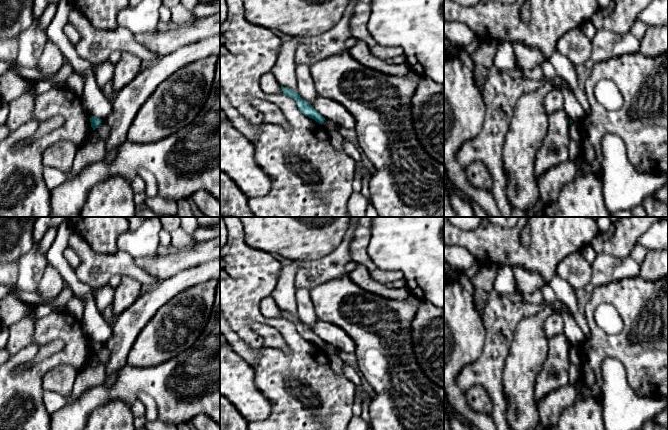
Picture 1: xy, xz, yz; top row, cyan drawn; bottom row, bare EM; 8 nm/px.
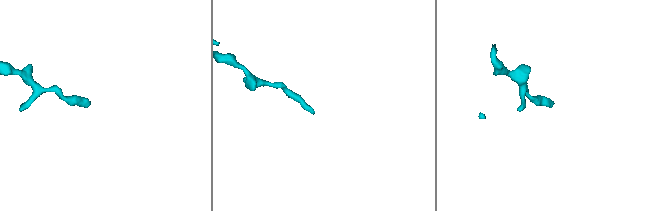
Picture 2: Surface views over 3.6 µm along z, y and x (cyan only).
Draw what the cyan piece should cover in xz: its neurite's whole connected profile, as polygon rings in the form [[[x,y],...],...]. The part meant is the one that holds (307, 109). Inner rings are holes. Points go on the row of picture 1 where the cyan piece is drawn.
[[[281,86],[281,89],[284,96],[291,97],[297,102],[298,109],[305,116],[314,119],[316,122],[318,122],[321,125],[323,124],[325,118],[320,113],[318,113],[310,103],[306,102],[304,99],[300,97],[299,94],[297,94],[296,92],[292,91],[287,87]]]

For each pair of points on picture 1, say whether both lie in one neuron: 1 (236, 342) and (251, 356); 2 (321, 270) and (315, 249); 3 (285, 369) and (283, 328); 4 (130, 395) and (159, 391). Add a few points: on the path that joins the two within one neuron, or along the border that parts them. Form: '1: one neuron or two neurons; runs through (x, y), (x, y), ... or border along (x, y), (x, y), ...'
1: one neuron; runs through (240, 346), (247, 353)
2: two neurons; border along (338, 245), (322, 257), (298, 261)
3: one neuron; runs through (293, 359), (292, 338)
4: one neuron; runs through (137, 388), (152, 388)

